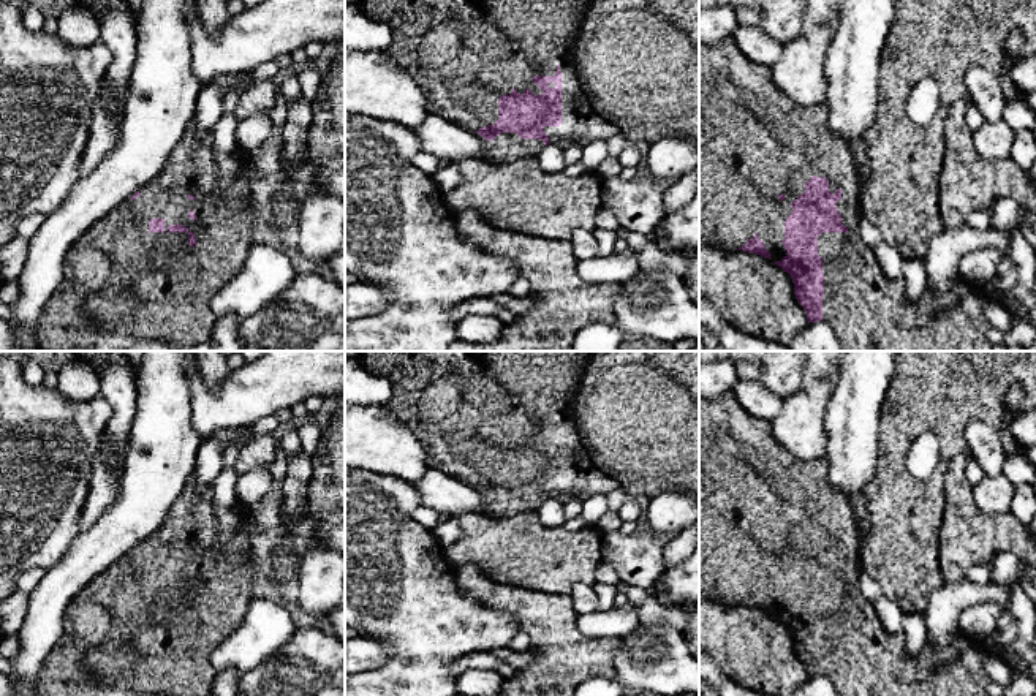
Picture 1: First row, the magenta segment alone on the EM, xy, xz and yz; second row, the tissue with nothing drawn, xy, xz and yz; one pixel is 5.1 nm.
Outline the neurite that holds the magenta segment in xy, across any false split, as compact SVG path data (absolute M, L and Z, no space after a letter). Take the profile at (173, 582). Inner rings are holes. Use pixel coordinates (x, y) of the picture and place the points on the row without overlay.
M191 475L182 495L171 506L163 525L103 574L93 577L68 604L63 617L63 634L46 658L44 671L40 677L38 696L138 696L150 693L171 696L206 696L215 674L209 658L242 623L248 604L253 600L253 574L256 565L251 543L259 535L259 530L251 519L253 511L255 506L244 505L236 500L234 513L239 519L237 530L226 546L220 546L212 487L207 484L204 489L199 489L196 486L195 475Z

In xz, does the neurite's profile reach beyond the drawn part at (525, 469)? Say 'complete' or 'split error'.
split error

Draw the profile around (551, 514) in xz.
M555 498L544 500L535 513L546 528L558 528L565 524L563 503Z

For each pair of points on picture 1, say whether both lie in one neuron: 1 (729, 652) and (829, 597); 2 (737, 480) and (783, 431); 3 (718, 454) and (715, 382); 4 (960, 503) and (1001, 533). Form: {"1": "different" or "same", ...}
{"1": "different", "2": "different", "3": "different", "4": "same"}

